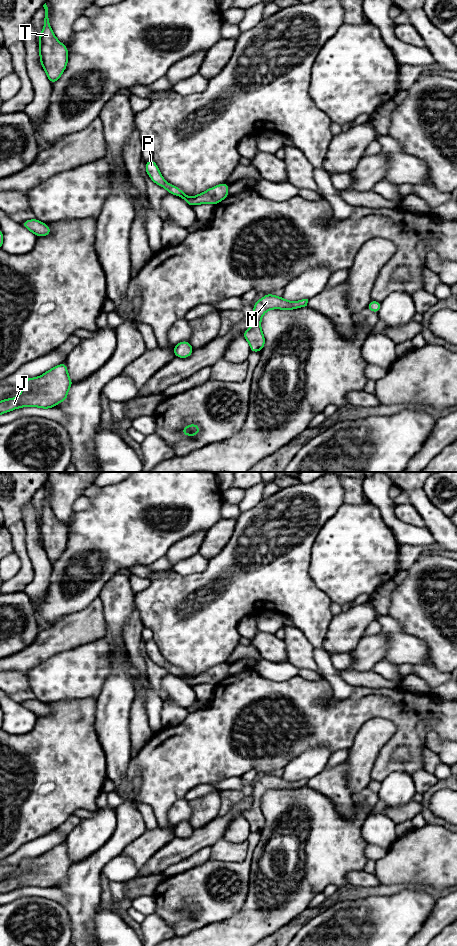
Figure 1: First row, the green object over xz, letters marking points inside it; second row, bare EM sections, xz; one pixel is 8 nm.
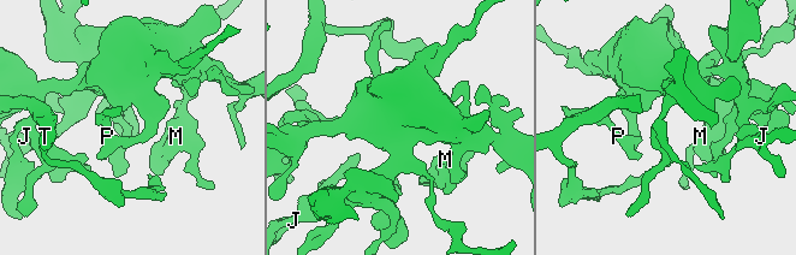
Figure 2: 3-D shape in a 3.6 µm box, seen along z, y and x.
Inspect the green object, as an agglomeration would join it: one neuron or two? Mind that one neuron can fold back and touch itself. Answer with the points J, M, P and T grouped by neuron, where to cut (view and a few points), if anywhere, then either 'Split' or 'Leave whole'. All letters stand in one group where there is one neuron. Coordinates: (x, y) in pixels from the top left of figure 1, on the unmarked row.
Groups: J M P T. No split. Leave whole

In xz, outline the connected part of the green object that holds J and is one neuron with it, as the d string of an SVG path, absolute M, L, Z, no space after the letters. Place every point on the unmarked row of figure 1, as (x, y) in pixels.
M65 842L61 843L41 856L24 859L19 865L22 869L20 875L0 881L0 894L21 887L55 887L67 880L68 870L72 864Z

